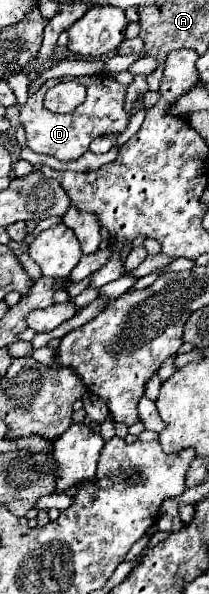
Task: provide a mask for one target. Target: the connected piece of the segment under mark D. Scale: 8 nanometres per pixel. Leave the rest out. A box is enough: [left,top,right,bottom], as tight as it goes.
[20,74,128,160]

